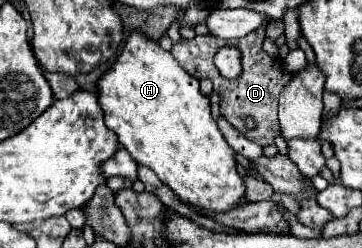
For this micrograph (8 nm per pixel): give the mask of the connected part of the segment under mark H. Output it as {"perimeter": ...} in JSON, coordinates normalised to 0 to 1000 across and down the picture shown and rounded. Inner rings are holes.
{"perimeter":[[[367,121],[351,145],[323,250],[273,315],[268,371],[296,516],[323,540],[323,565],[351,597],[362,637],[417,677],[439,710],[439,726],[489,782],[494,806],[561,847],[622,855],[649,839],[655,806],[677,782],[677,742],[660,694],[649,685],[644,597],[622,573],[616,540],[605,532],[599,492],[583,468],[577,395],[561,387],[550,363],[550,323],[517,298],[494,266],[494,250],[483,250],[472,210],[450,202],[395,129]]]}

